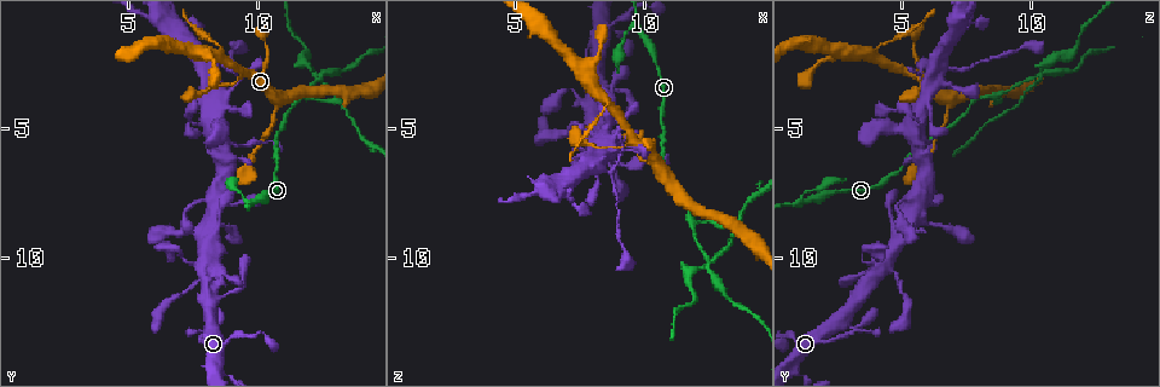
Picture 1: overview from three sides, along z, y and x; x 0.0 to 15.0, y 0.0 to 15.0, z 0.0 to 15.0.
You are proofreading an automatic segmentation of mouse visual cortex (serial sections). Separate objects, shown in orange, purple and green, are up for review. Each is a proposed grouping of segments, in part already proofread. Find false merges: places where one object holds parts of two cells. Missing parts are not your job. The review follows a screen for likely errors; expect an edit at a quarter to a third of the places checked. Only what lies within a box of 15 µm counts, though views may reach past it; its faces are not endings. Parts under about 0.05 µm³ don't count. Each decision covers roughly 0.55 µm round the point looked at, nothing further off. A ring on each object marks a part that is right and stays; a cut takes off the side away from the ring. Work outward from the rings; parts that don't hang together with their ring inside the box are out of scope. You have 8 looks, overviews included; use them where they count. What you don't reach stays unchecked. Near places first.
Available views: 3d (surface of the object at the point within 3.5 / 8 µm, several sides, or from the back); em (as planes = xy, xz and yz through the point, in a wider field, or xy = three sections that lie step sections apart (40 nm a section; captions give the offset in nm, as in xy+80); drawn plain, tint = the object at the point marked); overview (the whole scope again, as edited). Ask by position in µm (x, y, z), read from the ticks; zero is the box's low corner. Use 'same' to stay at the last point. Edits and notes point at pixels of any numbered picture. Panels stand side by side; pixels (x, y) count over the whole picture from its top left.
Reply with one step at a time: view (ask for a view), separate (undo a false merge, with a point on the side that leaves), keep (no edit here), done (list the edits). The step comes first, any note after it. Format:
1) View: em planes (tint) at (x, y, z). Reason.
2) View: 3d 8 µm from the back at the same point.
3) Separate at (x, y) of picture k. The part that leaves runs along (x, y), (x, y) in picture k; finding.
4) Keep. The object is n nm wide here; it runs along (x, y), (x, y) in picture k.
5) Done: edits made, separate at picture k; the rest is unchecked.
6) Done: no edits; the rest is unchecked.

View: 3d 8 µm at (9.0, 3.3, 5.7). Sudden change in width.

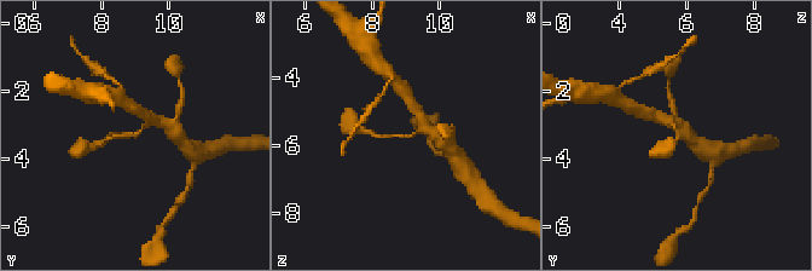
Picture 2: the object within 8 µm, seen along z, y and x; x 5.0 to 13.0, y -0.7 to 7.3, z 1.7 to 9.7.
View: em xy step 2 (tint) at (9.1, 3.3, 5.7). The arms are 150, 350 nm wide; shape alone is not enough.

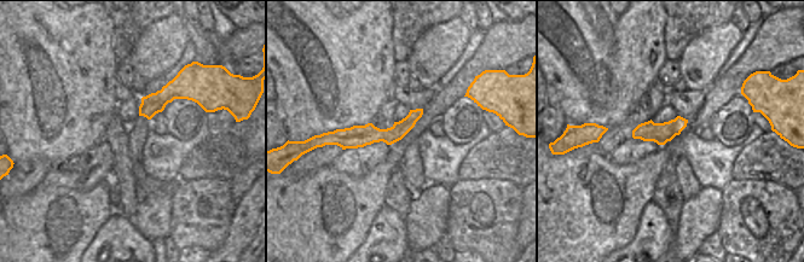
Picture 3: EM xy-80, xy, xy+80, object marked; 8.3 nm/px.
Keep. It runs along (166, 124), (156, 120), (137, 134), (104, 142) in picture 2; continuous, no second cell.

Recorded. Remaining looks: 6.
View: 3d 8 µm at (10.7, 4.1, 6.9). Sudden change in width.

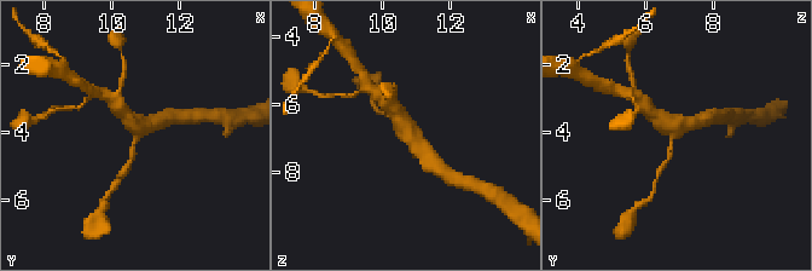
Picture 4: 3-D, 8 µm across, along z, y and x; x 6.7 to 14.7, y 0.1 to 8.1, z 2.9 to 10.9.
View: em xy step 2 (tint) at (10.7, 4.1, 6.8).

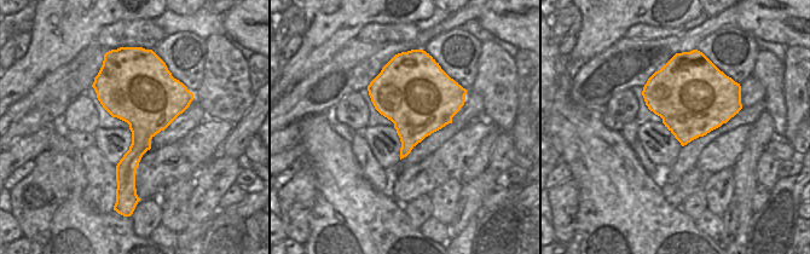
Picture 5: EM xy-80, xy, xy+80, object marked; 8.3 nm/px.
Keep. The object is 550 nm wide here; it runs along (392, 107), (429, 159) in picture 4; one cell here.

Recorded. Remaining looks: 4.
View: 3d 8 µm at (11.8, 3.7, 8.6). A fork.

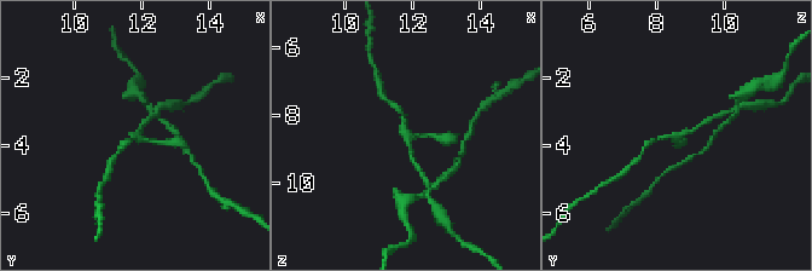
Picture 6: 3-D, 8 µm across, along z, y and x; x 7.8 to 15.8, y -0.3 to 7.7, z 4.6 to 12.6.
View: 3d 3.5 µm at (11.8, 3.7, 8.5). Zoom in.

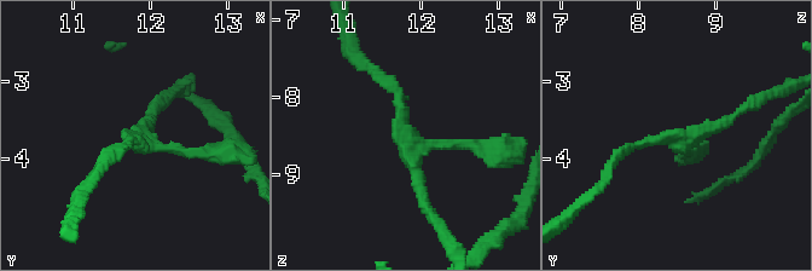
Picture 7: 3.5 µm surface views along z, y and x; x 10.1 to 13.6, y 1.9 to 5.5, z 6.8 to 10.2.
View: em xy step 5 (tint) at (11.80, 3.75, 8.55). Now the EM.

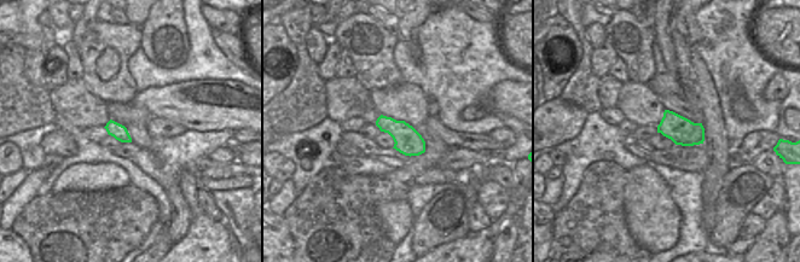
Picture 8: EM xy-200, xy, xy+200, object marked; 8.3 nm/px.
Keep. It runs along (375, 73), (400, 94), (427, 206) in picture 7; all the same cell.

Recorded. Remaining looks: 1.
Done: no edits; the rest is unchecked.

